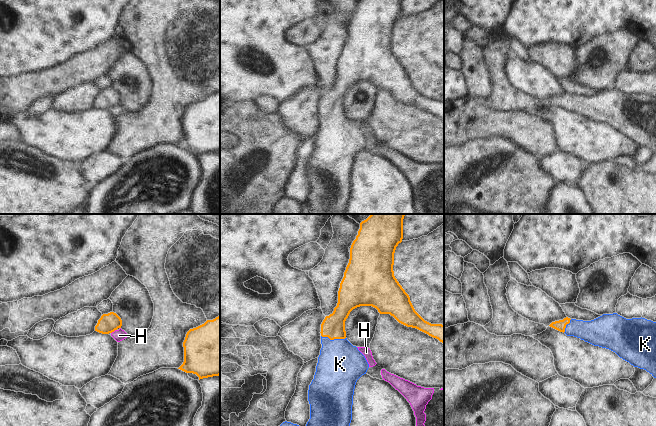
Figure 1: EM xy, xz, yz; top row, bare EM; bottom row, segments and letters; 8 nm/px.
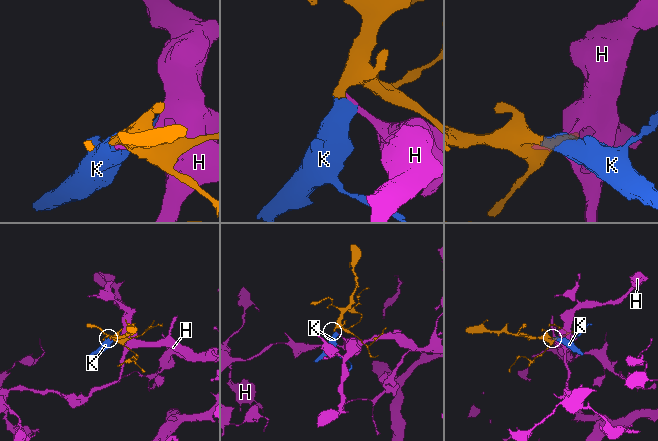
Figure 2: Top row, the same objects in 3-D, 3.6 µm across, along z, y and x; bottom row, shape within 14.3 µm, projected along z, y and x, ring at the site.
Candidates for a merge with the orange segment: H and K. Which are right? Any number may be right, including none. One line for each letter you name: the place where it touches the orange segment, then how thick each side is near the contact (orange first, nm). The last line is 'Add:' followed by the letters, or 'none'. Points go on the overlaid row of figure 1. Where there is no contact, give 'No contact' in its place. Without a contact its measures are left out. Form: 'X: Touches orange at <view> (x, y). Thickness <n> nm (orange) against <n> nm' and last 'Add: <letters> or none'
K: Touches orange at xz (333, 339). Thickness 190 nm (orange) against 360 nm
Add: K

